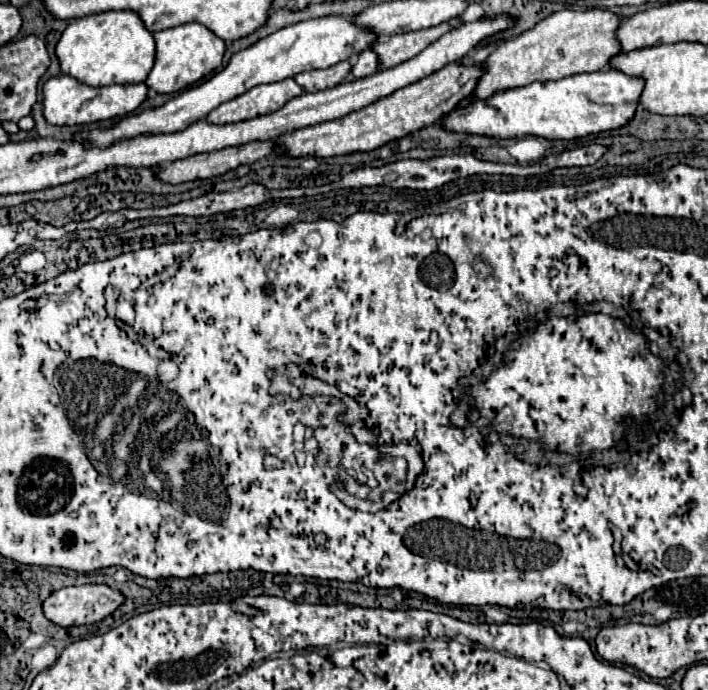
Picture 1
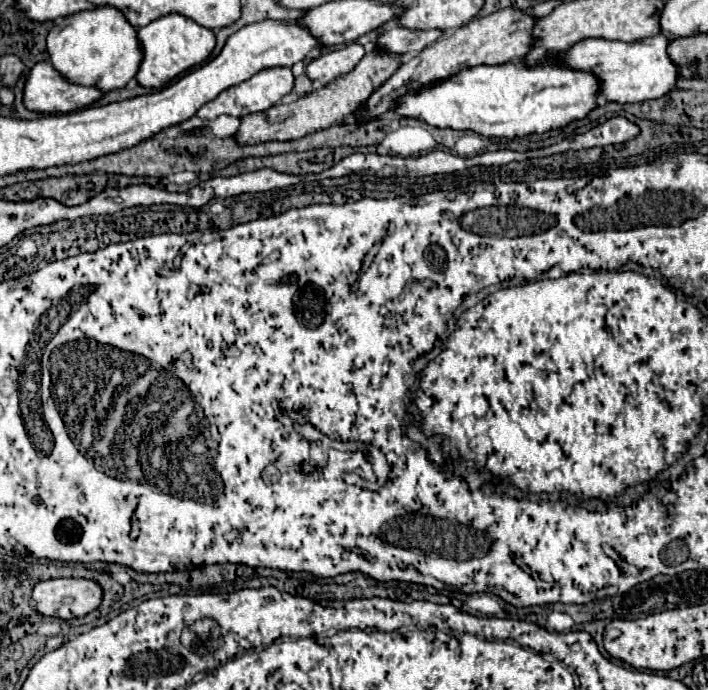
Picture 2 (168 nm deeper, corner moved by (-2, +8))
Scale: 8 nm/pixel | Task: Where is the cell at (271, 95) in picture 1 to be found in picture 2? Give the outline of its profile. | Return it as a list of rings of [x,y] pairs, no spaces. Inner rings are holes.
[[[273,67],[273,69],[265,69],[259,71],[257,75],[253,75],[251,79],[243,81],[241,85],[235,85],[231,89],[225,89],[221,95],[217,95],[217,99],[213,99],[211,103],[205,103],[199,111],[197,117],[203,121],[211,121],[217,119],[219,115],[233,115],[233,117],[247,117],[251,113],[259,113],[259,111],[267,111],[269,107],[277,105],[281,101],[283,95],[287,95],[293,89],[293,73],[289,67]]]

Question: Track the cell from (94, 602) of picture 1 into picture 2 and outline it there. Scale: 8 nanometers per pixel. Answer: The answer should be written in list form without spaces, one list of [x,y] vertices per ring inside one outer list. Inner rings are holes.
[[[49,579],[35,585],[33,601],[41,615],[70,620],[95,611],[103,601],[103,589],[91,579]]]

